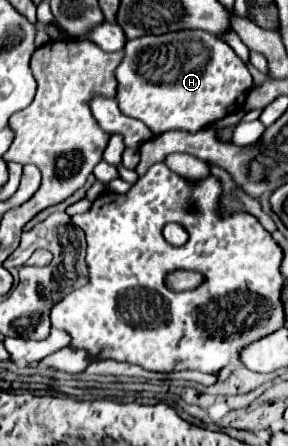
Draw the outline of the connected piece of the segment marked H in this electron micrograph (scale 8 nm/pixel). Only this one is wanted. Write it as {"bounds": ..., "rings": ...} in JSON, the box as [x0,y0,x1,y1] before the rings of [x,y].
{"bounds":[117,31,253,135],"rings":[[[177,31],[167,35],[145,35],[139,39],[129,39],[125,43],[125,59],[117,67],[117,103],[121,113],[143,121],[155,135],[169,129],[199,131],[211,125],[215,119],[237,113],[249,95],[253,85],[249,69],[235,55],[235,51],[219,37],[207,35],[207,31]]]}

